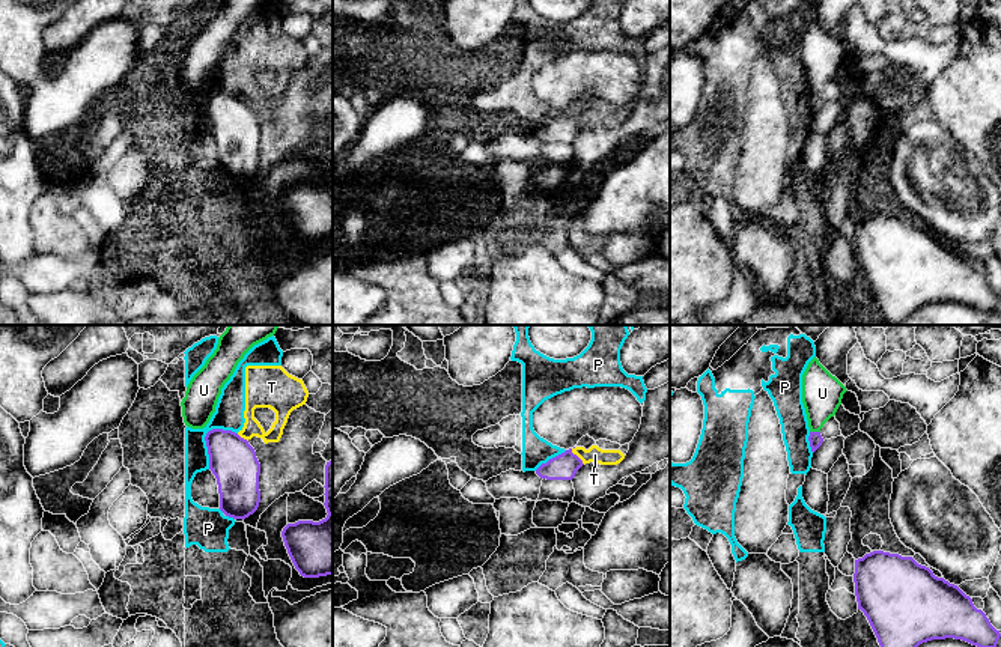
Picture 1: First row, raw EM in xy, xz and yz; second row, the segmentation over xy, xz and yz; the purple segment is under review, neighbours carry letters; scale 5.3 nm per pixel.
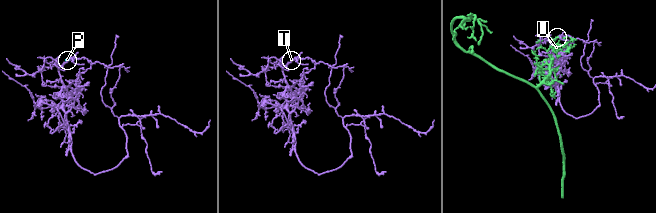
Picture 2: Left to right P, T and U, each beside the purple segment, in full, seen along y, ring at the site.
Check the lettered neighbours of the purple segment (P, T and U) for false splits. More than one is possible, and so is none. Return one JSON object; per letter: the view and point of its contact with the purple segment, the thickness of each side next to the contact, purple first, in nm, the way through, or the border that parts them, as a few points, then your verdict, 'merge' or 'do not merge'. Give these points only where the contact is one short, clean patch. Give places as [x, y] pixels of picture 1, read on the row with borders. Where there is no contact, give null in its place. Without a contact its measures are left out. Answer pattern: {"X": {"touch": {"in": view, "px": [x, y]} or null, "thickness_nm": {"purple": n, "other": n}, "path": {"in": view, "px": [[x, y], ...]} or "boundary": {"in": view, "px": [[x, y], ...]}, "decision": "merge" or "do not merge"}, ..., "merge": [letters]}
{"P": {"touch": {"in": "xy", "px": [205, 437]}, "thickness_nm": {"purple": 240, "other": 160}, "boundary": {"in": "xy", "px": [[237, 432], [211, 429], [206, 434], [208, 468]]}, "decision": "do not merge"}, "T": {"touch": {"in": "xz", "px": [577, 456]}, "thickness_nm": {"purple": 140, "other": 90}, "boundary": {"in": "xz", "px": [[571, 449], [584, 464]]}, "decision": "do not merge"}, "U": {"touch": {"in": "yz", "px": [815, 432]}, "thickness_nm": {"purple": 70, "other": 220}, "decision": "do not merge"}, "merge": []}

